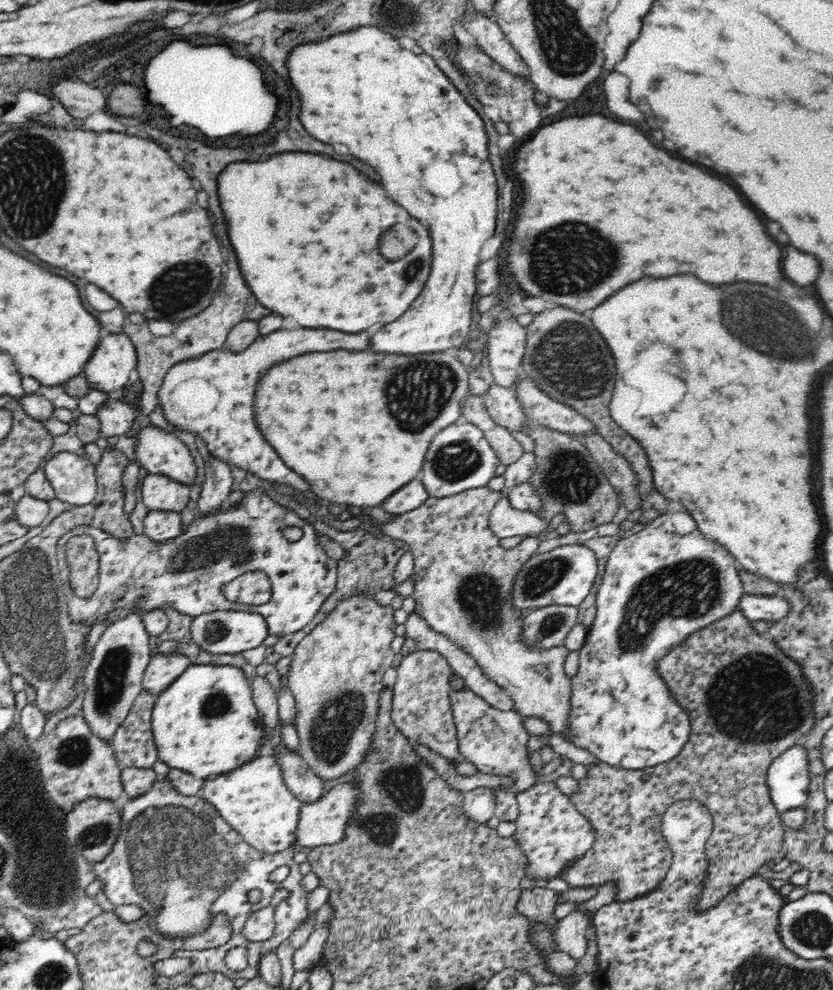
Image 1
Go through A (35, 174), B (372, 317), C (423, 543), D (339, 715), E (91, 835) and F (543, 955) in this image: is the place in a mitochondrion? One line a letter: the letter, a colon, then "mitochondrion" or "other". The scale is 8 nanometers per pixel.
A: mitochondrion
B: other
C: other
D: mitochondrion
E: mitochondrion
F: other

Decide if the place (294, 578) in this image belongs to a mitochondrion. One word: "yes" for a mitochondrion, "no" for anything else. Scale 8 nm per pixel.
no

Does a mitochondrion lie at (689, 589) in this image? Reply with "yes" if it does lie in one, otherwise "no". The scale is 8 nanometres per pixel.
yes

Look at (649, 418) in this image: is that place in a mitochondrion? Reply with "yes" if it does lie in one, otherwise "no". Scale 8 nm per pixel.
no

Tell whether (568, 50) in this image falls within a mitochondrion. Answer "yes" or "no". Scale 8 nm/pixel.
yes

